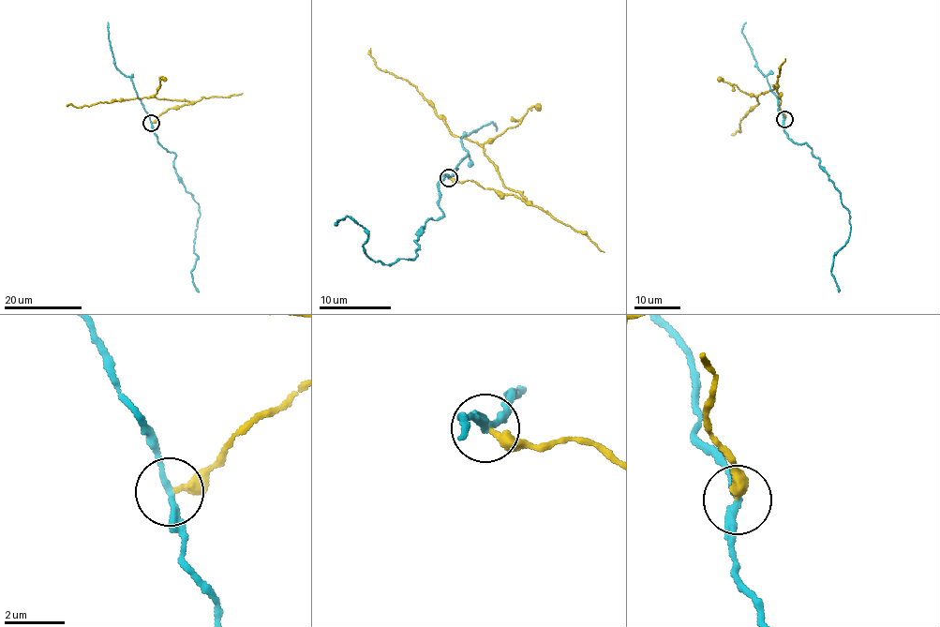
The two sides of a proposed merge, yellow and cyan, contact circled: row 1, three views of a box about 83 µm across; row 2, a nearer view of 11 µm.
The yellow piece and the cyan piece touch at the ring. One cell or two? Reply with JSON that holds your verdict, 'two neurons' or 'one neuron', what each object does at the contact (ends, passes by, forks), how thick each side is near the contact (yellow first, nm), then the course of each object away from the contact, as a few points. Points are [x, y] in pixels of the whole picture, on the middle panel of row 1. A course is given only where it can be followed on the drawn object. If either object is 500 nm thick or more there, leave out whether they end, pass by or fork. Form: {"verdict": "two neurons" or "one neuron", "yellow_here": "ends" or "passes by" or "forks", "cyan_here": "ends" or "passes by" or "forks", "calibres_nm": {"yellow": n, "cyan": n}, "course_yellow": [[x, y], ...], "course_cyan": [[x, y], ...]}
{"verdict": "two neurons", "yellow_here": "ends", "cyan_here": "passes by", "calibres_nm": {"yellow": 320, "cyan": 200}, "course_yellow": [[449, 177], [523, 198], [504, 184], [482, 147], [456, 137], [414, 86], [380, 69], [369, 48]], "course_cyan": [[449, 177], [438, 186], [443, 215], [421, 227], [412, 261], [377, 262], [364, 228], [348, 216], [336, 224]]}

